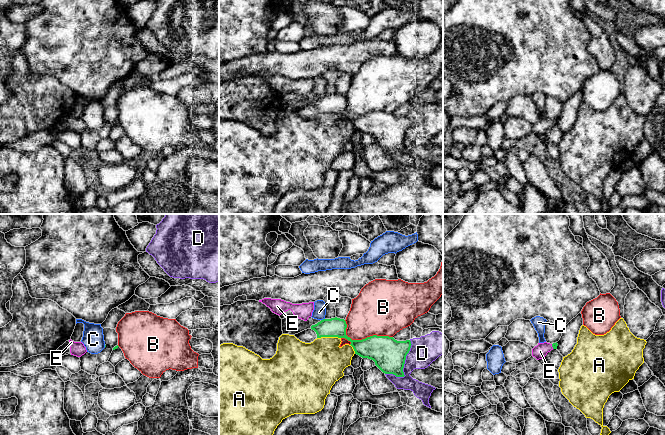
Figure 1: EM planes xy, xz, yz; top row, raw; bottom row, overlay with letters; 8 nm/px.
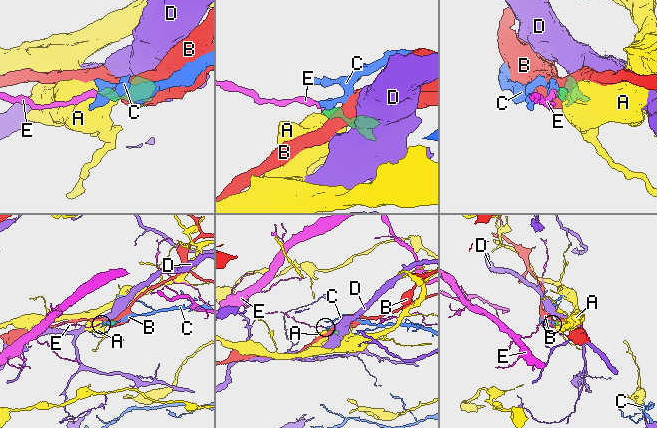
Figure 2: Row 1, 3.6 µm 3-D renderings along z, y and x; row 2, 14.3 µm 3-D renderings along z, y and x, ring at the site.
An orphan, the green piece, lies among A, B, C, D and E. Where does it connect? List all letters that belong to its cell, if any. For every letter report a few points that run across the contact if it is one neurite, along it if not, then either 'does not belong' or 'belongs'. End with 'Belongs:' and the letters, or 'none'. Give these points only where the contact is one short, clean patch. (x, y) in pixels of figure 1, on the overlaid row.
A: line xz (340, 337), (317, 338); does not belong
B: does not belong
C: line xz (324, 318), (321, 320); does not belong
D: does not belong
E: line yz (554, 345), (552, 346), (545, 347), (540, 351); belongs
Belongs: E

